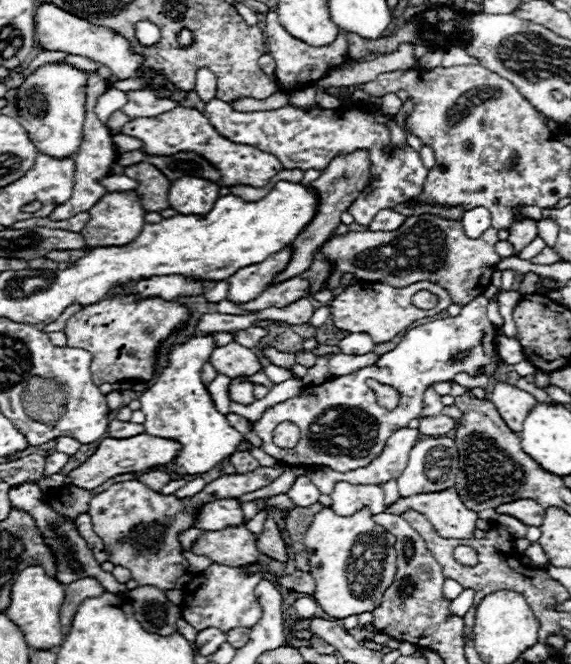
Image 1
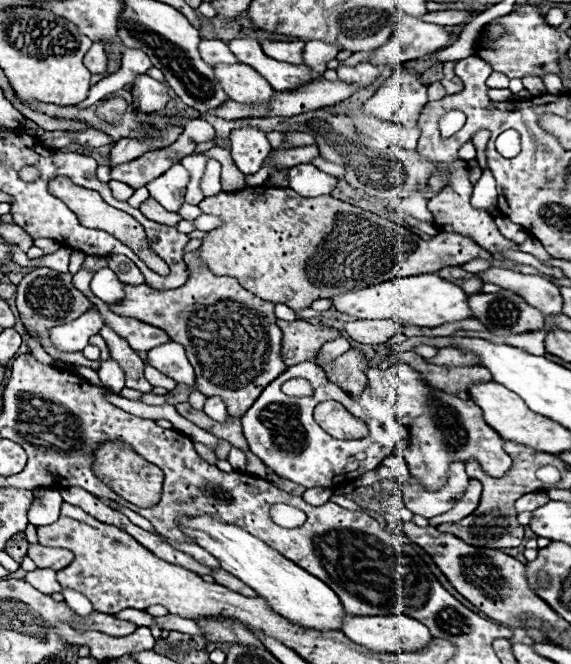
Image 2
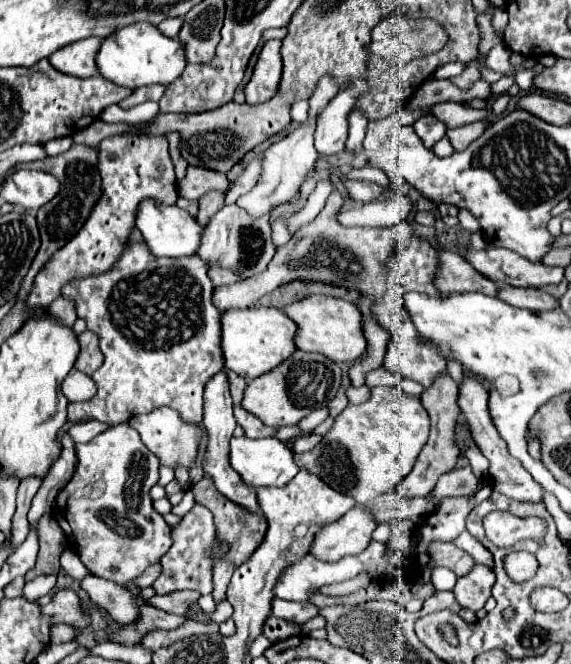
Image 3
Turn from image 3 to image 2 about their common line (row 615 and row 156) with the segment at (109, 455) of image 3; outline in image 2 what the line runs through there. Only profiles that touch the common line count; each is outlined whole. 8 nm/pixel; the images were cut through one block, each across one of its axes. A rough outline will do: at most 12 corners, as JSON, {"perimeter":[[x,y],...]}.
{"perimeter":[[172,146],[112,168],[112,180],[146,186],[174,164]]}

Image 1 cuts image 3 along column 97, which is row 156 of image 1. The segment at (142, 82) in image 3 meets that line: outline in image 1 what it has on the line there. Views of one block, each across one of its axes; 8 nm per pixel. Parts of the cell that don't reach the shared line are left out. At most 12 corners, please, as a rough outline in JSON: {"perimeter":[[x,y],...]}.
{"perimeter":[[48,62],[16,90],[18,120],[40,152],[82,142],[86,80]]}

